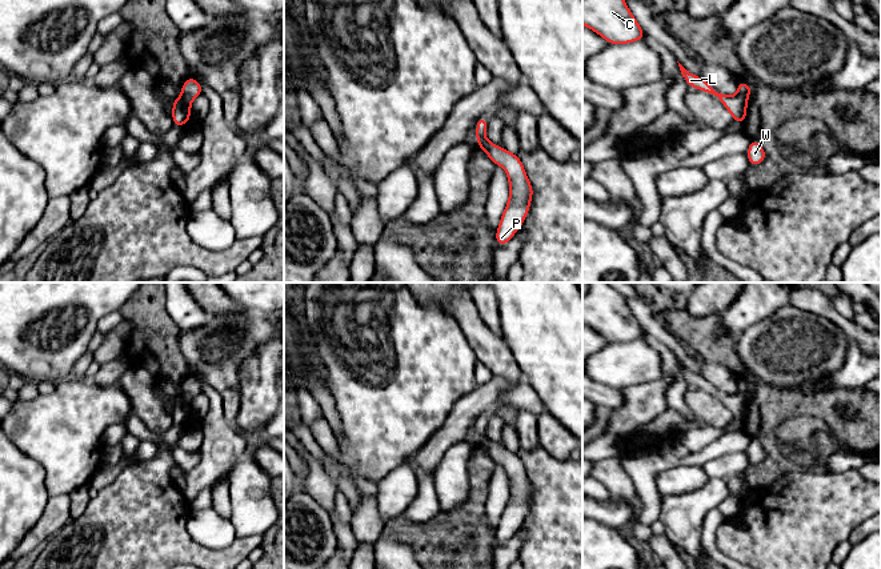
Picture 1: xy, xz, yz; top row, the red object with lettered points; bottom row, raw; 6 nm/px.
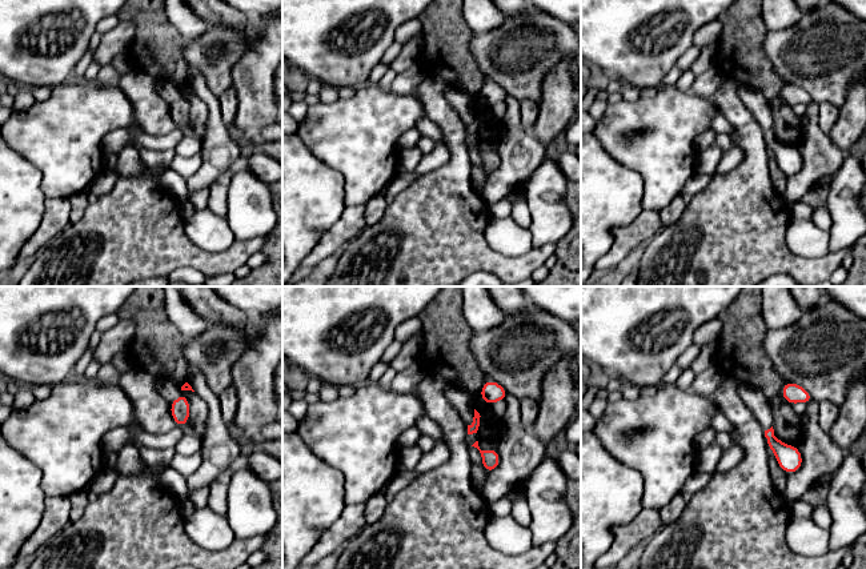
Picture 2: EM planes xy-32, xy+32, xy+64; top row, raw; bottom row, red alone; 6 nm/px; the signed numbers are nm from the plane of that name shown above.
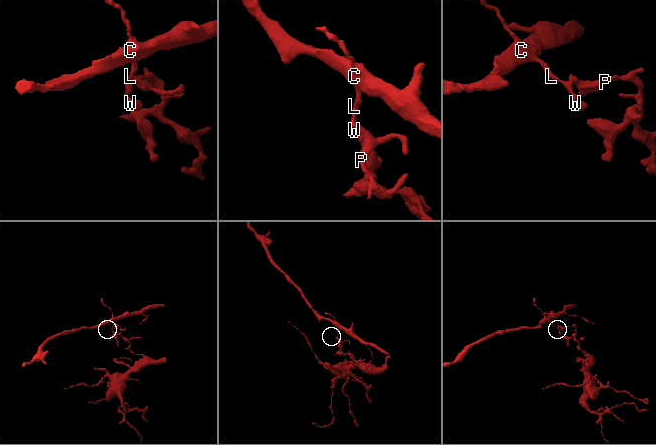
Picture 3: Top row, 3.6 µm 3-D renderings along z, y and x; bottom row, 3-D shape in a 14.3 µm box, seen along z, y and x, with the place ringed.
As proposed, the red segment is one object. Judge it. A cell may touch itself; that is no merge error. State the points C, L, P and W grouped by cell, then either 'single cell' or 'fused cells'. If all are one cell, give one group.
C L W / P | fused cells

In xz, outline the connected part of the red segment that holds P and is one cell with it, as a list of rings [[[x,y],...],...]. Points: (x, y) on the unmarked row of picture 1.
[[[490,440],[484,445],[484,449],[494,465],[501,464],[505,468],[509,478],[509,500],[496,529],[496,542],[498,546],[505,544],[521,526],[529,510],[533,486],[517,453]]]

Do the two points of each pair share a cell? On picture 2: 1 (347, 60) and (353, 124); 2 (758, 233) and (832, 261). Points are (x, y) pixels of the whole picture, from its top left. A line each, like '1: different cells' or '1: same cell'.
1: different cells
2: same cell

